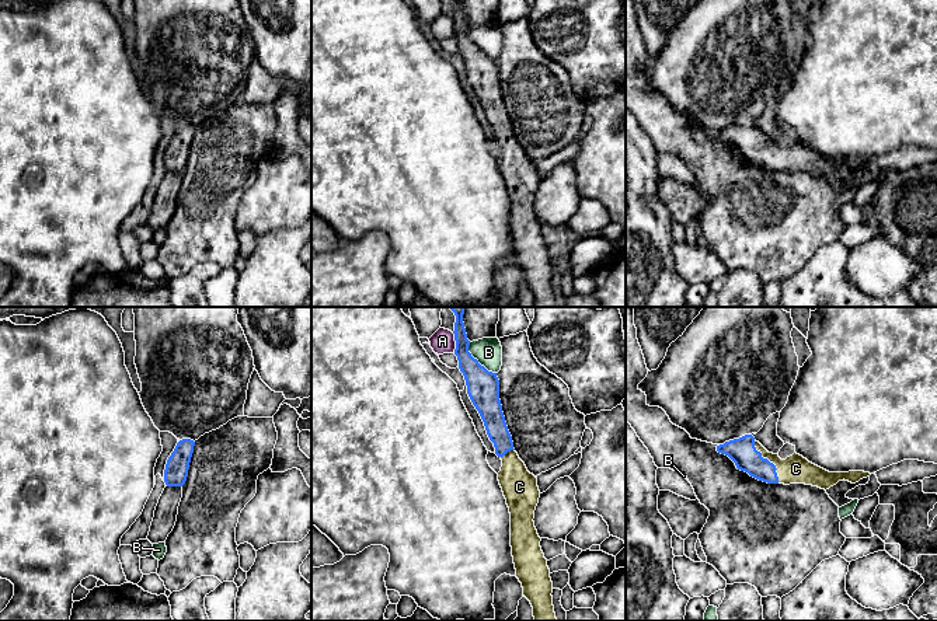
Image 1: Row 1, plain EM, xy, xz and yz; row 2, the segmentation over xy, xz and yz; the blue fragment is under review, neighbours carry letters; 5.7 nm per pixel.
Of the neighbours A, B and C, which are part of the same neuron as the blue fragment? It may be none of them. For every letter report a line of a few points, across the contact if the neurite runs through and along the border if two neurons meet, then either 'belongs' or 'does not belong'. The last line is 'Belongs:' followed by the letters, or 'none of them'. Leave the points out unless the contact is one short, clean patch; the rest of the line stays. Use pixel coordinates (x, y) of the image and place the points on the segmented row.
A: xz (452, 332), (455, 352) | does not belong
B: xz (469, 342), (472, 355), (495, 373) | does not belong
C: yz (742, 452), (755, 460), (767, 460), (777, 468), (796, 468) | belongs
Belongs: C

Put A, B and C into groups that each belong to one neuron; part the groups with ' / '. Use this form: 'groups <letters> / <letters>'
groups A / B / C

